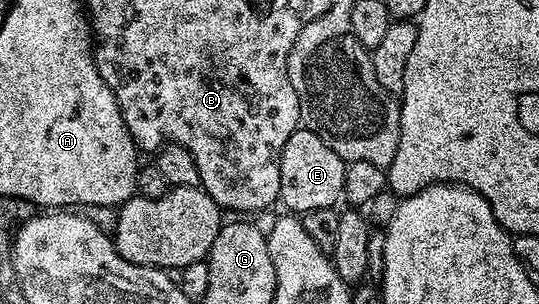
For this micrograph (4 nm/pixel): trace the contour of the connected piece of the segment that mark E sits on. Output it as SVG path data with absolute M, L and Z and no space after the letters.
M299 128L288 136L284 152L280 152L280 192L281 205L286 205L291 215L301 216L316 212L316 208L334 208L339 204L338 197L346 189L346 171L348 164L316 132Z

